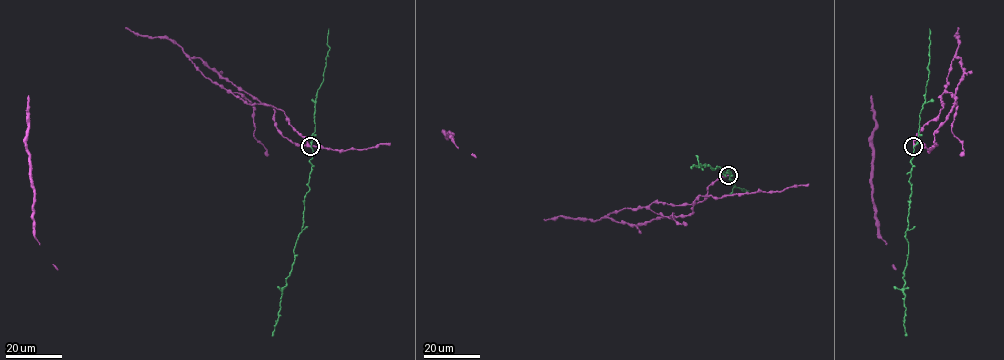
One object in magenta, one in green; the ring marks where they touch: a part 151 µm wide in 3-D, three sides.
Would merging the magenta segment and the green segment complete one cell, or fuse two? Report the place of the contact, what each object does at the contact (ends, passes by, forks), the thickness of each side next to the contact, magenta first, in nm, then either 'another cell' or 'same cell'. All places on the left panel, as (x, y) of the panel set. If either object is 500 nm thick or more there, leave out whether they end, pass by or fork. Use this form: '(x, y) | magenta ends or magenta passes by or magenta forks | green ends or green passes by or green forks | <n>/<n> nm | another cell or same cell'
(310, 146) | magenta ends | green passes by | 480/200 nm | another cell

